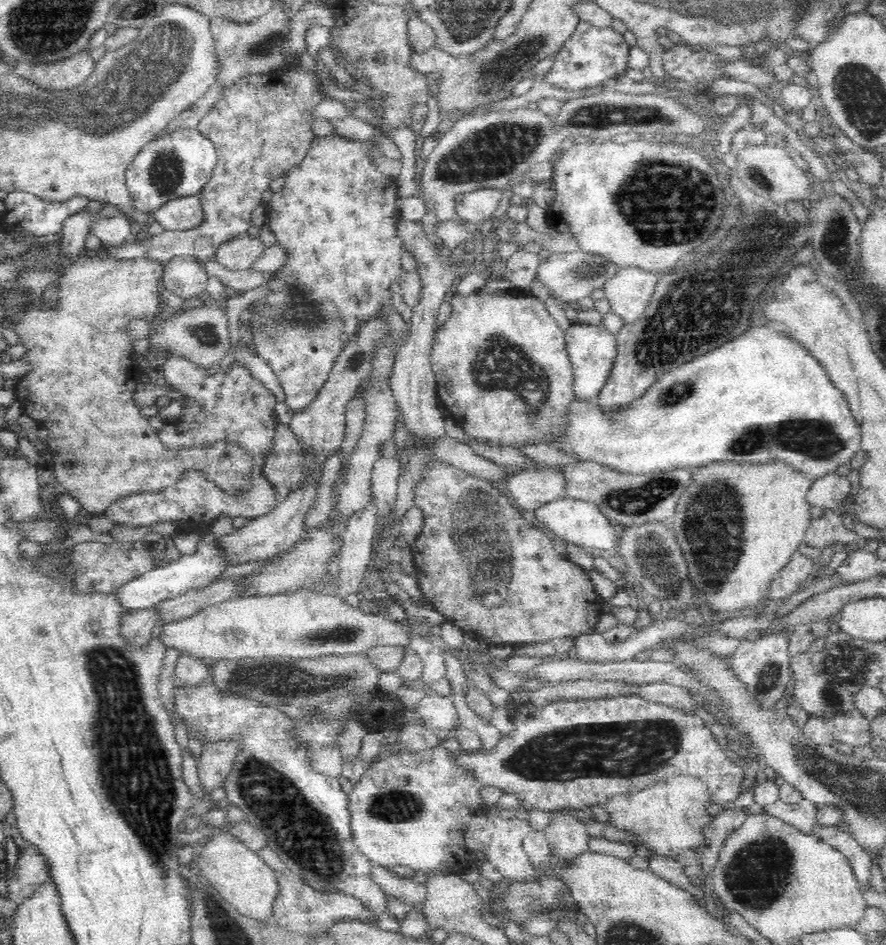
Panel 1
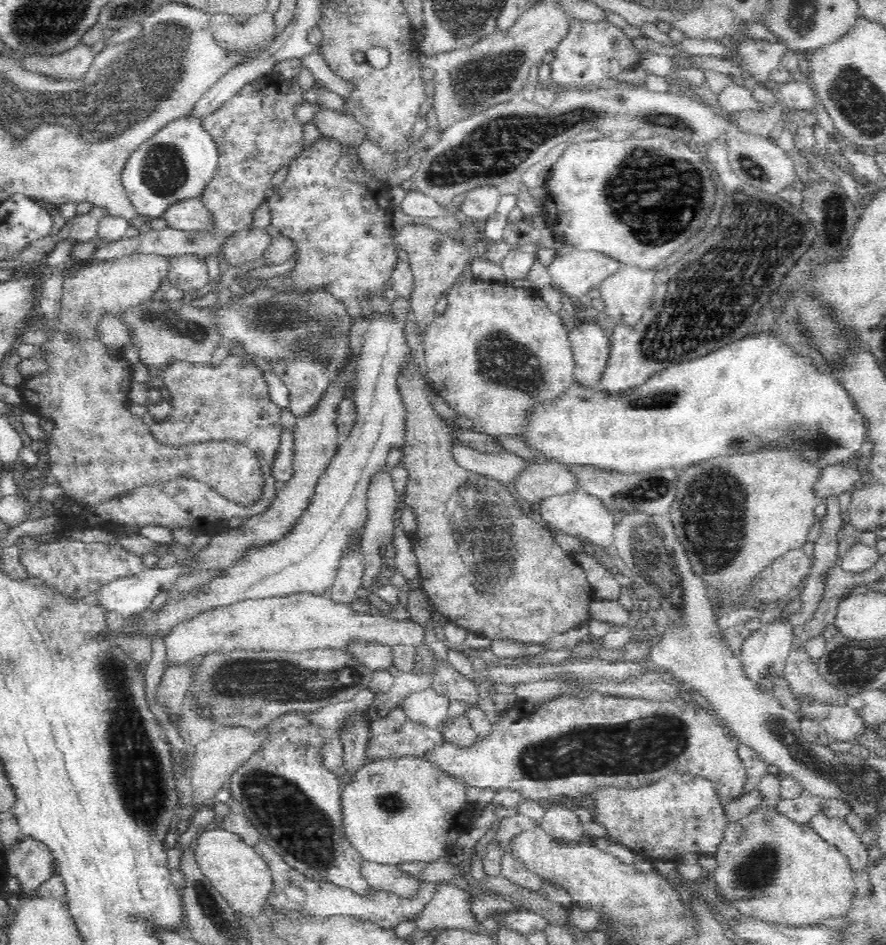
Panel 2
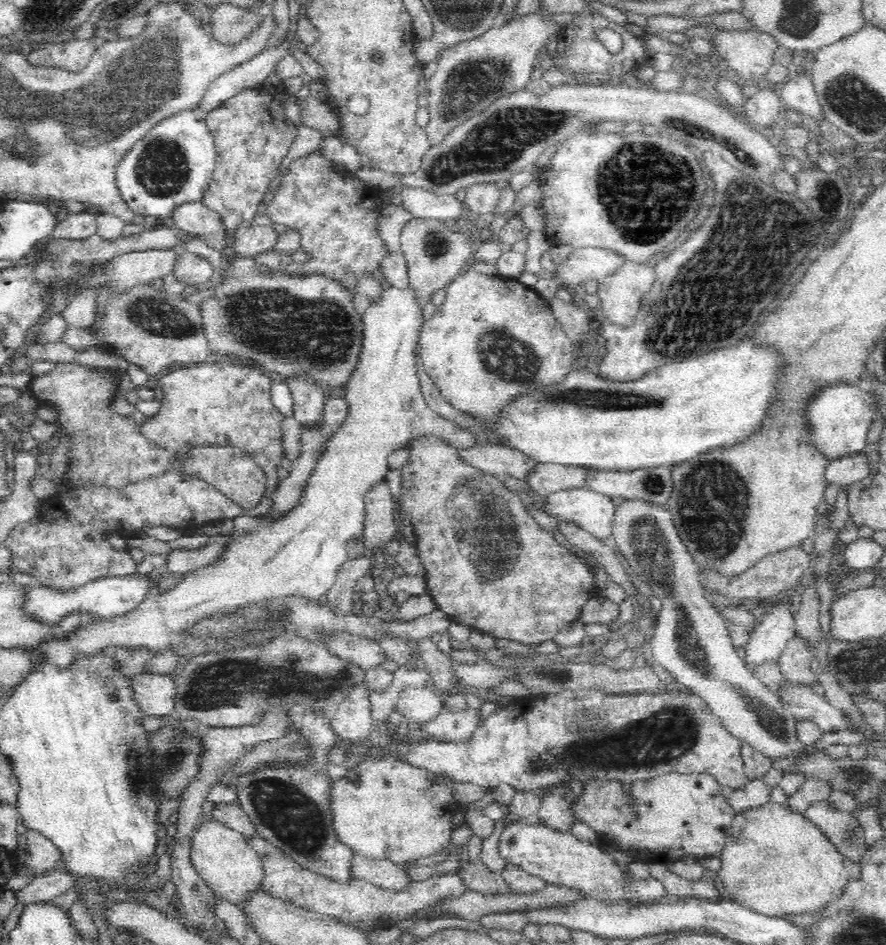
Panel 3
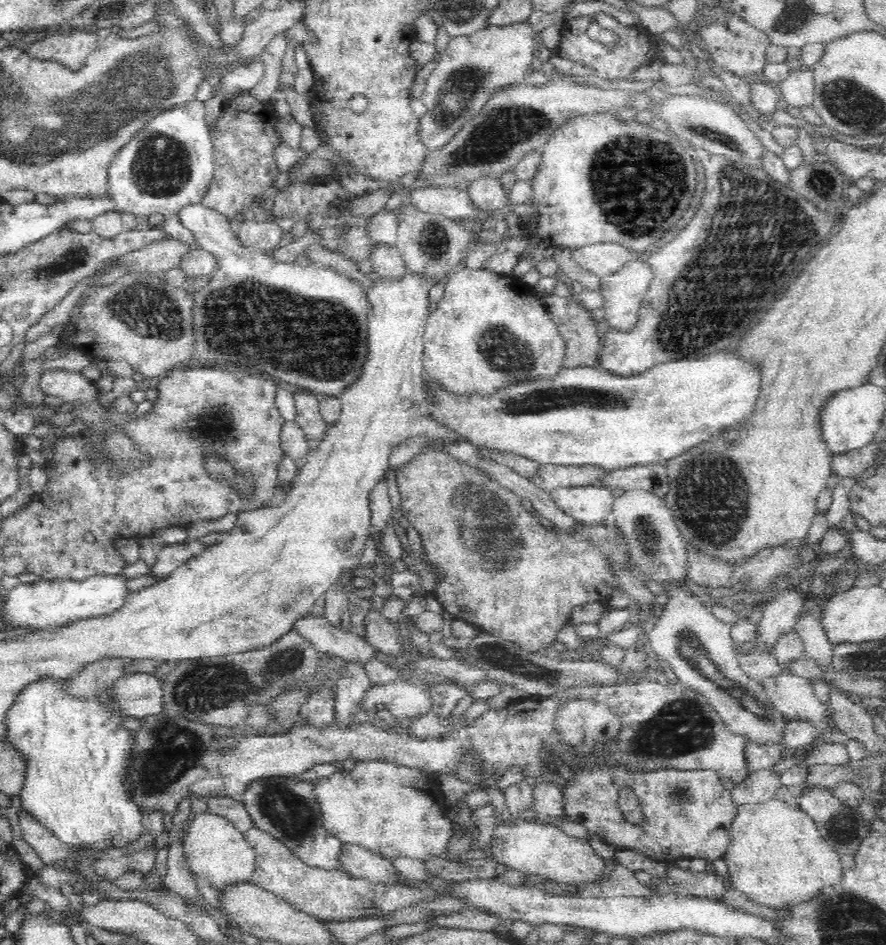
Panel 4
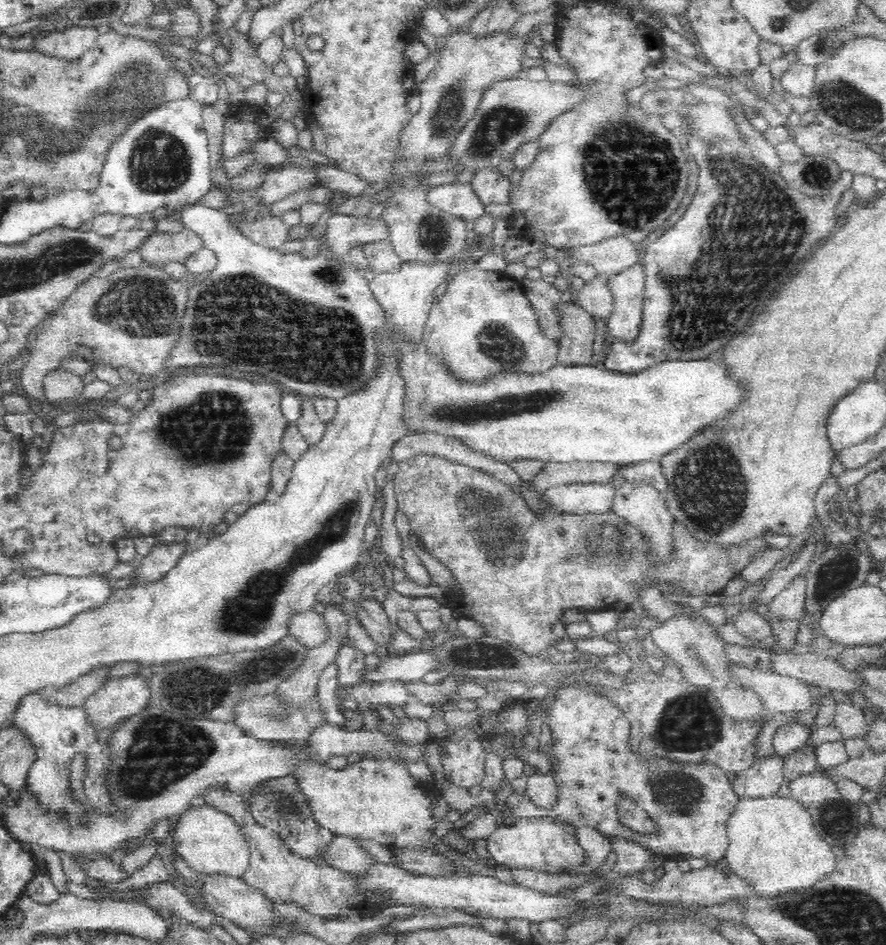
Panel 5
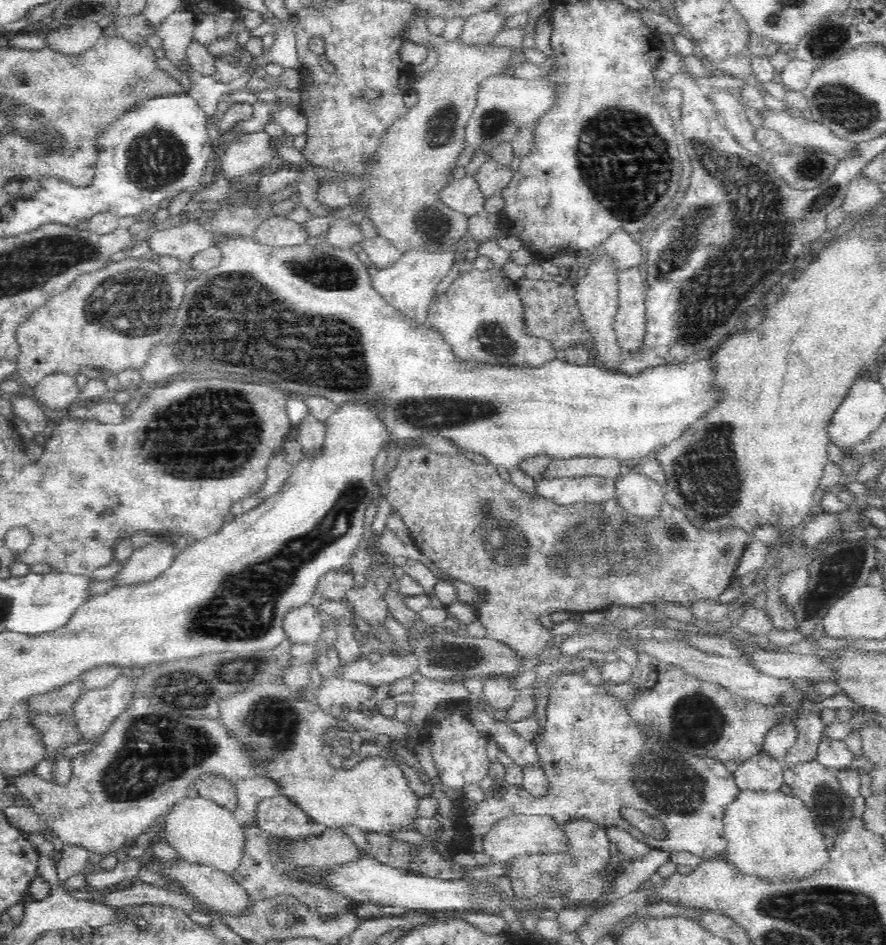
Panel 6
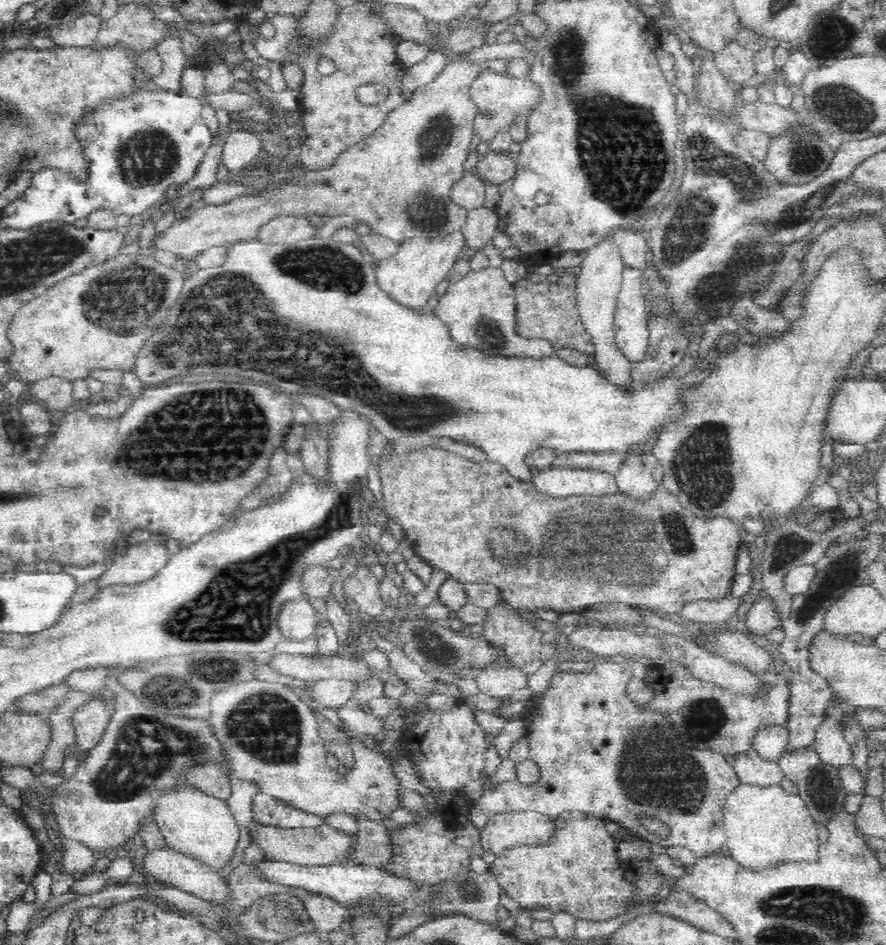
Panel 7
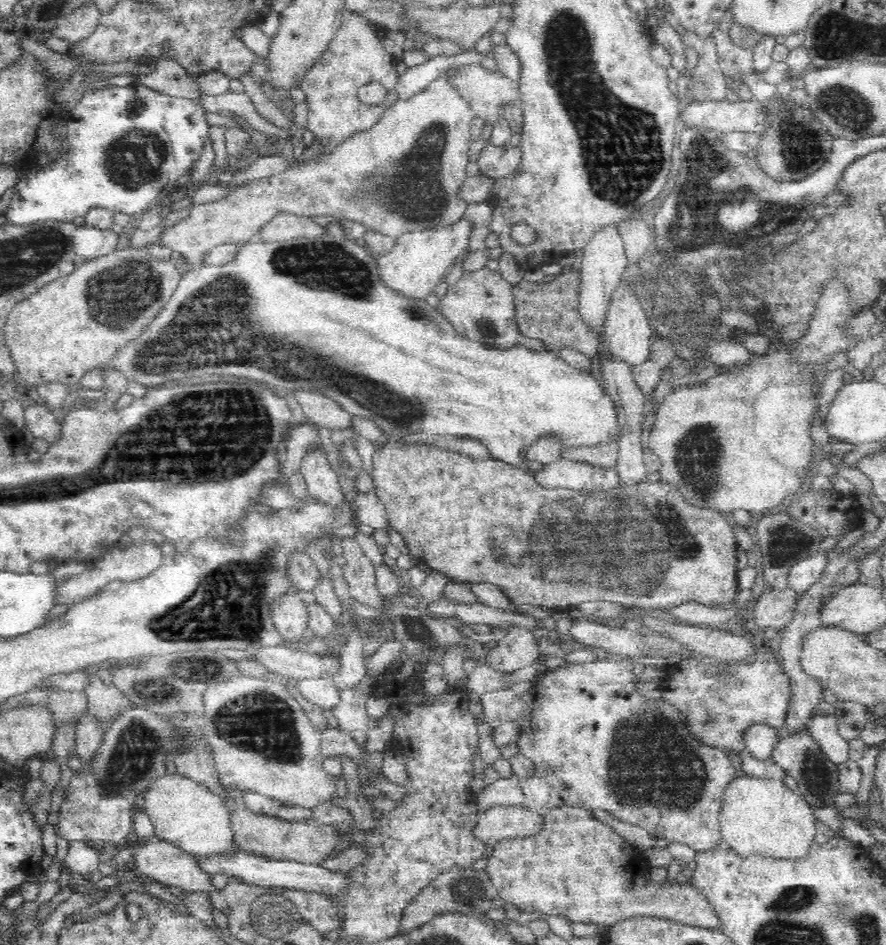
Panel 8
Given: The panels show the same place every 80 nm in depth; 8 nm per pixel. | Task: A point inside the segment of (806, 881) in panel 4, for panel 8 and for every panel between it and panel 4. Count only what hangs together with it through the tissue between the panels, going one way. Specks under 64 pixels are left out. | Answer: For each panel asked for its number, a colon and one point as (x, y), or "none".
5: (773, 842)
6: (769, 834)
7: (764, 825)
8: (758, 815)

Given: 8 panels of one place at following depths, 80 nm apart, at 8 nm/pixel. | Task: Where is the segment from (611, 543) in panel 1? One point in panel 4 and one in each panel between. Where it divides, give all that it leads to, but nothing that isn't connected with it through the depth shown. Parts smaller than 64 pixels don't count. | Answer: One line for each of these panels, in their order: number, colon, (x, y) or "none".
2: (578, 514)
3: (593, 511)
4: (591, 504)

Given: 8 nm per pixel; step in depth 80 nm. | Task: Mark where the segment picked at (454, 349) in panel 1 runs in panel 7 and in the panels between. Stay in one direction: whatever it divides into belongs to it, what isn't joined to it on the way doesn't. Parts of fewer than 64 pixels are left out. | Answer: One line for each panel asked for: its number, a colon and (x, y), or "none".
2: (497, 350)
3: (493, 338)
4: (489, 328)
5: (483, 324)
6: (480, 313)
7: (480, 308)

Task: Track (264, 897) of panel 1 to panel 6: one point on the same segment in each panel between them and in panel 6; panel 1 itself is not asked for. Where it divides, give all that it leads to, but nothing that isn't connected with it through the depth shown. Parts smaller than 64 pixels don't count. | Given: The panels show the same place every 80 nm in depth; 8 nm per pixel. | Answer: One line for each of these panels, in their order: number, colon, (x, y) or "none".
2: (235, 869)
3: (222, 856)
4: (214, 849)
5: (209, 840)
6: (200, 830)

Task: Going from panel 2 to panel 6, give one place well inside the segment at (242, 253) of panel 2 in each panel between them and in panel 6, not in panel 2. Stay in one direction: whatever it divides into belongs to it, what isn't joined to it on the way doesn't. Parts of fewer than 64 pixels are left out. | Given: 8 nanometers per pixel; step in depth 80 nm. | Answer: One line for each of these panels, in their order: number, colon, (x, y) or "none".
3: (252, 239)
4: (265, 235)
5: (271, 232)
6: (277, 230)

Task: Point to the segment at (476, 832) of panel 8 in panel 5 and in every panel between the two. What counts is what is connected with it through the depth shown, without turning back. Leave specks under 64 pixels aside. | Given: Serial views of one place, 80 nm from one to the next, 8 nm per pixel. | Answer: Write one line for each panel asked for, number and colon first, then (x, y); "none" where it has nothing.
5: (541, 844)
6: (509, 836)
7: (503, 829)

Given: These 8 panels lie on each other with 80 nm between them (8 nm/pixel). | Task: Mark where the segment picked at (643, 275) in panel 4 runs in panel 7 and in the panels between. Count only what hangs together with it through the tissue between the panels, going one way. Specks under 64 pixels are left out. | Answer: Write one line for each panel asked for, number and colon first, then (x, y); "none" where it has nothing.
5: (625, 322)
6: (630, 321)
7: (630, 325)

